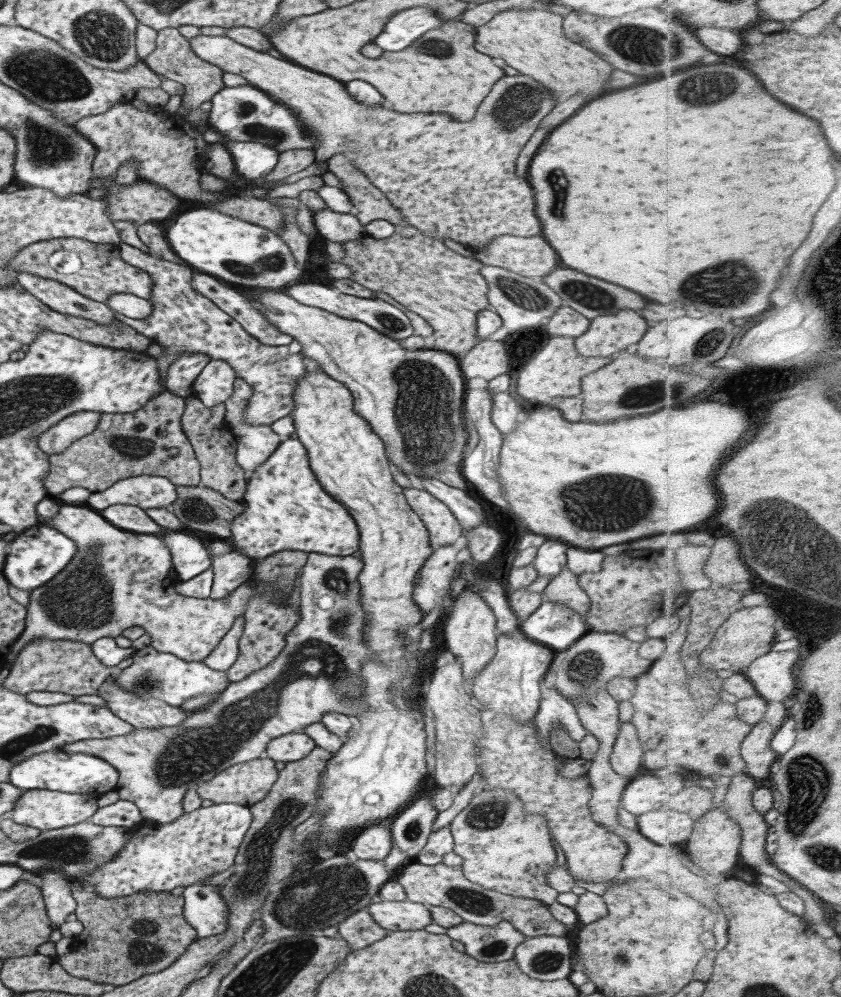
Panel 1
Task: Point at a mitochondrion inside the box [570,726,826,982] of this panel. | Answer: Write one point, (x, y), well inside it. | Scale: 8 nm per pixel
(622, 957)

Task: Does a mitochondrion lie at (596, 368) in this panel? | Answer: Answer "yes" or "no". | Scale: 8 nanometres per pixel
no

